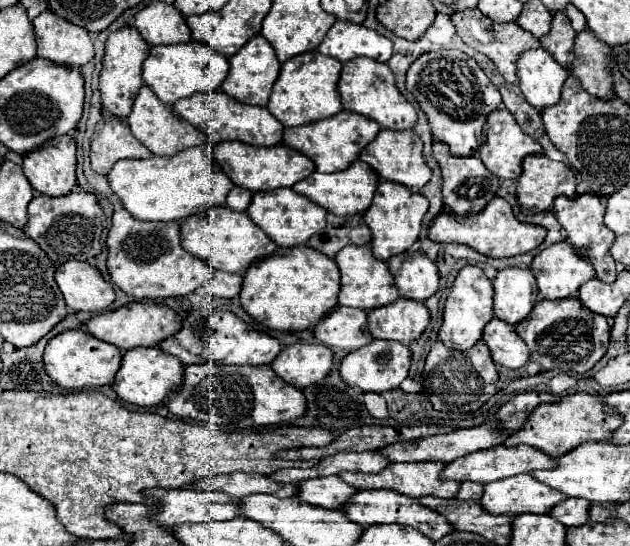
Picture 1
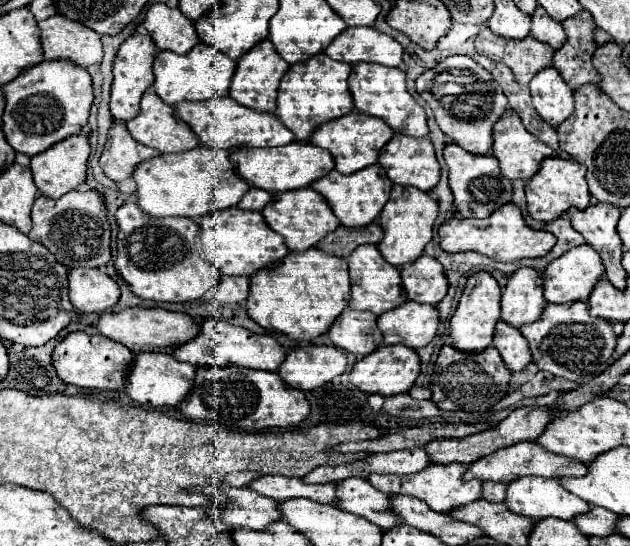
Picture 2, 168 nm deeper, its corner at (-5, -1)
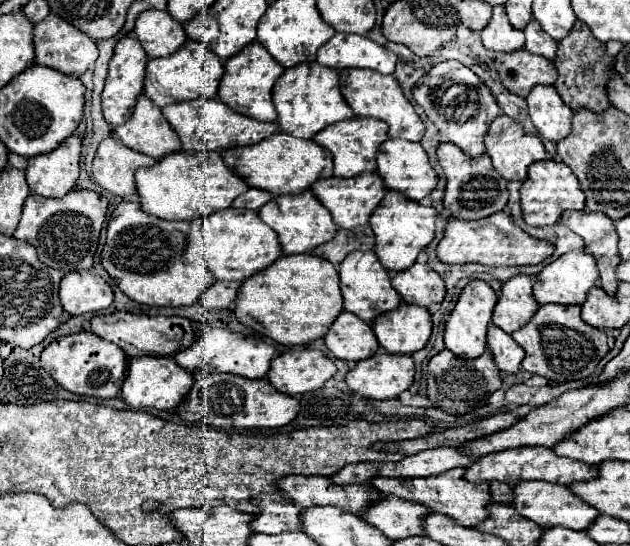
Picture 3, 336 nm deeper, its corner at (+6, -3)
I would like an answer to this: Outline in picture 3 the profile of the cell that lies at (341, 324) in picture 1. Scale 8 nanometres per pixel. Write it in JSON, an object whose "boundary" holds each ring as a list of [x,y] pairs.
{"boundary":[[[351,312],[339,314],[323,340],[331,354],[341,360],[359,362],[371,358],[379,350],[379,342],[371,326]]]}

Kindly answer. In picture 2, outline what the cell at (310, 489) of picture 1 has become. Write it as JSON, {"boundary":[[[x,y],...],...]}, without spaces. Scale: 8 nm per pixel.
{"boundary":[[[348,478],[336,484],[338,488],[338,508],[352,512],[356,516],[362,516],[370,520],[372,524],[380,526],[382,530],[396,528],[402,524],[402,520],[396,520],[396,514],[390,506],[390,496],[386,492],[380,492],[368,484],[364,478]]]}

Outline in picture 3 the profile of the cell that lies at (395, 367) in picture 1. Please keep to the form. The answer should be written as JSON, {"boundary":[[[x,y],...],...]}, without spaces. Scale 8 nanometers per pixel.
{"boundary":[[[379,352],[367,360],[359,360],[353,370],[347,372],[347,386],[371,400],[397,398],[413,384],[415,368],[413,358],[403,354]]]}

